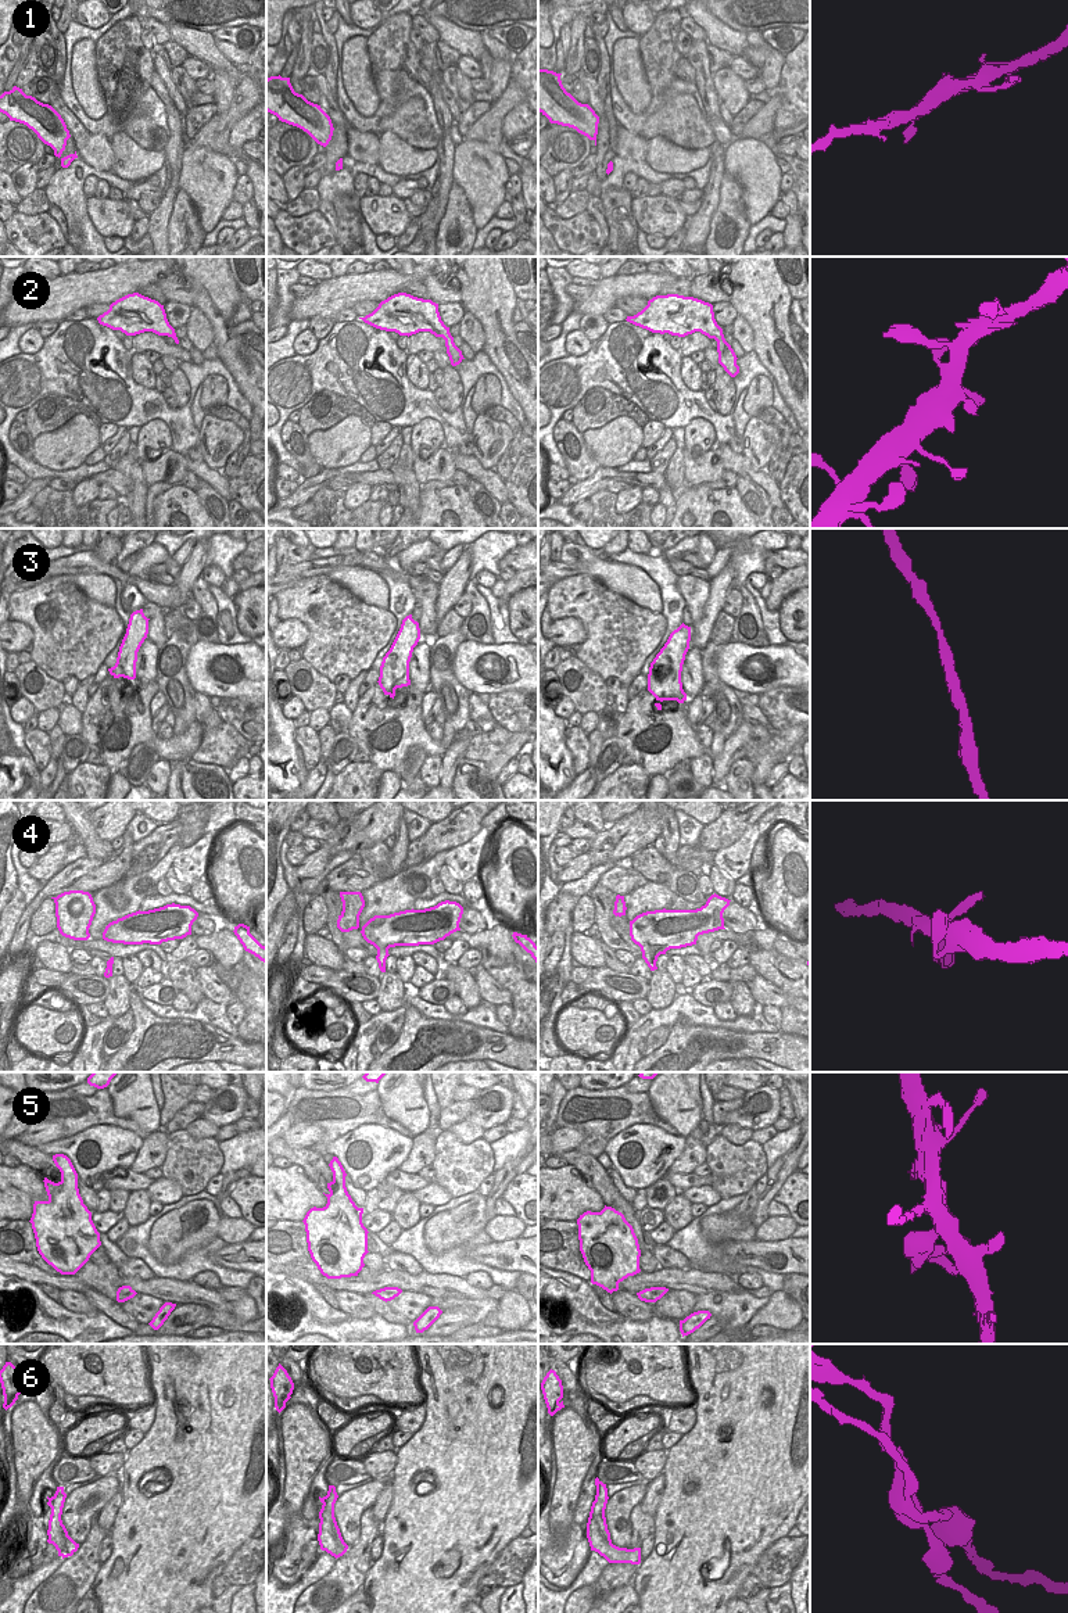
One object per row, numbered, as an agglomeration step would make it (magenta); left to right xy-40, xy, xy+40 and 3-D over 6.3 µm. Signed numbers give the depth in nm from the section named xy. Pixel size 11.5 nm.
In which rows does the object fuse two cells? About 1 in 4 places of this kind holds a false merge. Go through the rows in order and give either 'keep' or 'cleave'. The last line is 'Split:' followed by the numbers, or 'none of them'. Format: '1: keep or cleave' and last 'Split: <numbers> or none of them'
1: keep
2: keep
3: keep
4: keep
5: keep
6: cleave
Split: 6

